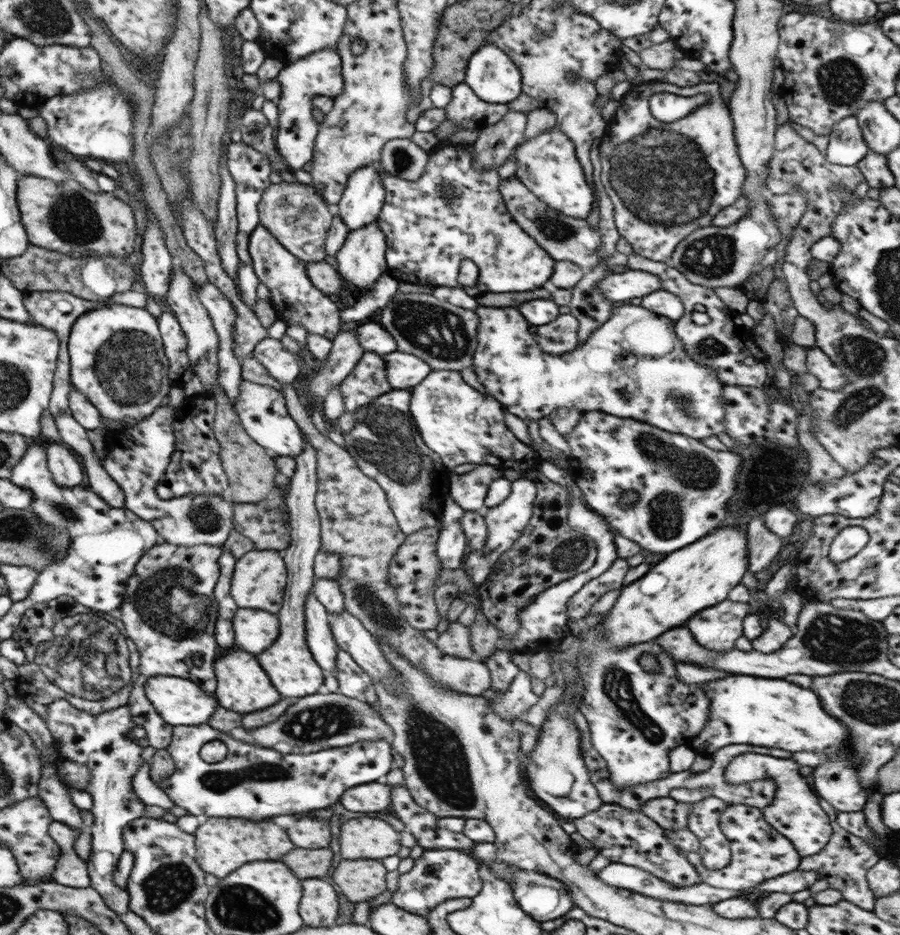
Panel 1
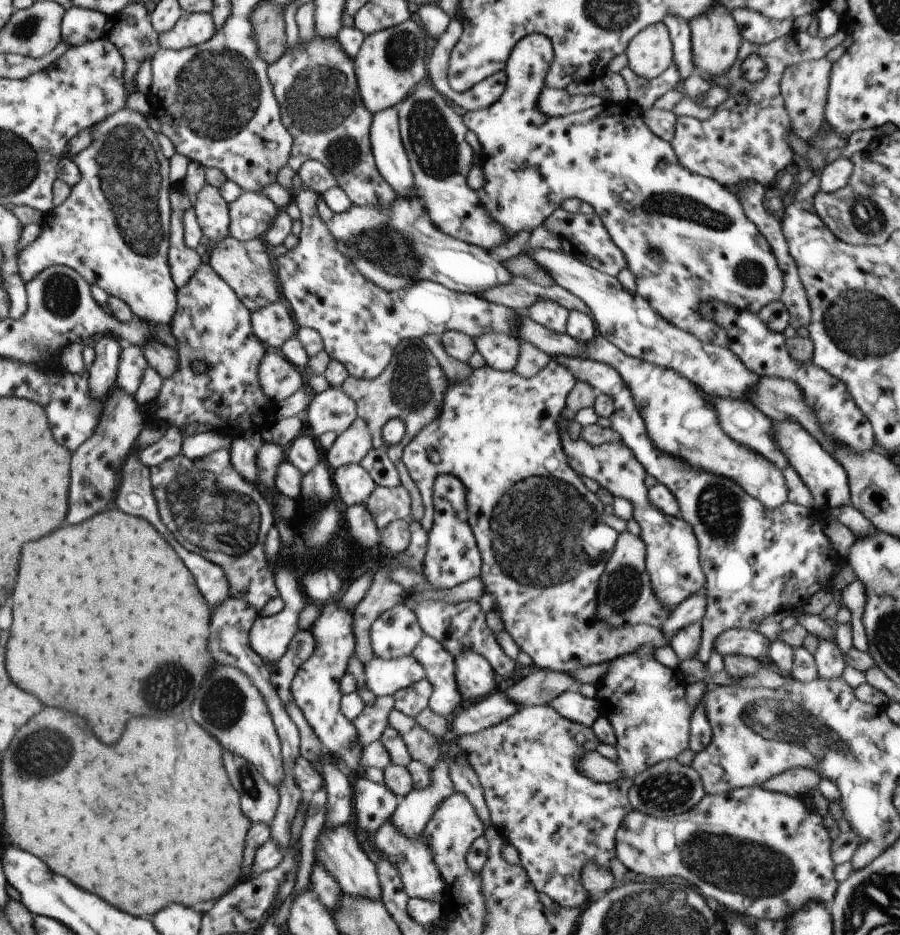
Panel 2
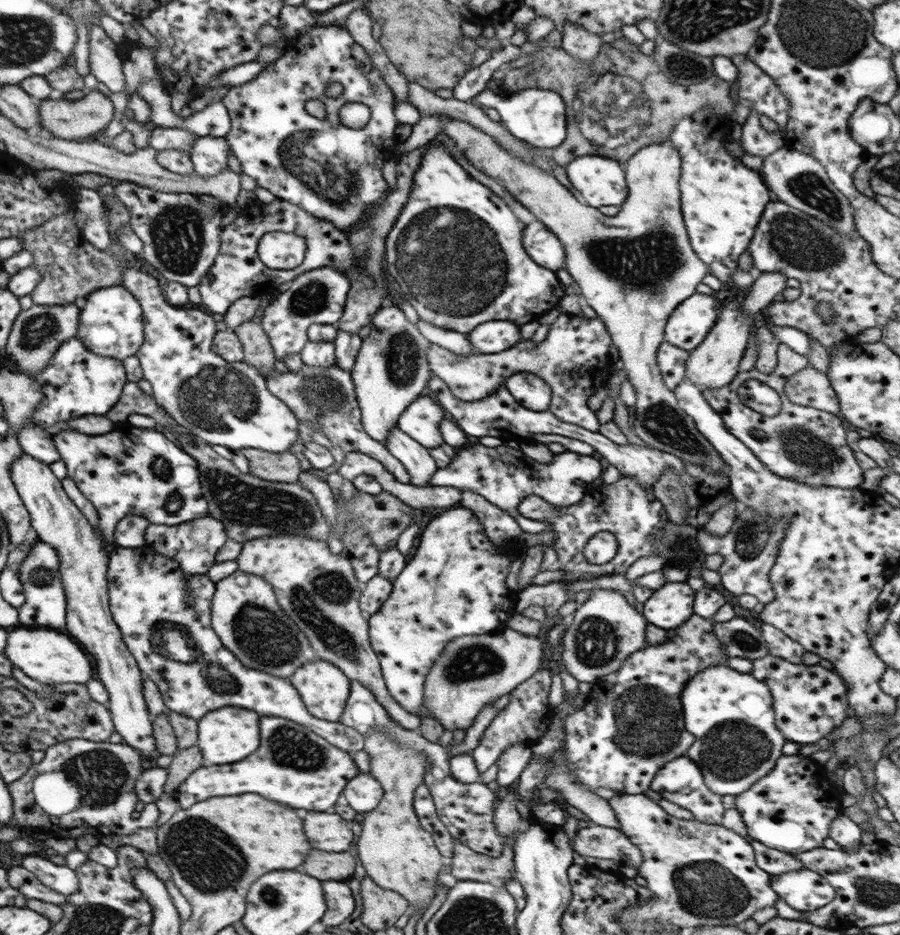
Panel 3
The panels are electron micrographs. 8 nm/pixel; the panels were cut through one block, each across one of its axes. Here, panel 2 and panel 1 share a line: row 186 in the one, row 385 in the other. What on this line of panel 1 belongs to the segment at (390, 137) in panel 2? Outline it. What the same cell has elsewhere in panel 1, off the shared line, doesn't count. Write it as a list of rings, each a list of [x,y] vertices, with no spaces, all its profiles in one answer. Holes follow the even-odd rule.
[[[394,351],[381,356],[385,362],[385,375],[387,384],[391,390],[407,390],[410,392],[413,386],[432,372],[427,364],[421,362],[417,356],[405,352]]]

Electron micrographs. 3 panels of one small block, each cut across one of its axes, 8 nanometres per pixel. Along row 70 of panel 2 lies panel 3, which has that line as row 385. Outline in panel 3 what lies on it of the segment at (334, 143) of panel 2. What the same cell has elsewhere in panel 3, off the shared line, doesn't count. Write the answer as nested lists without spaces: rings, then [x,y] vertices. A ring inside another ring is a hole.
[[[336,364],[329,368],[311,368],[302,365],[297,372],[276,372],[267,375],[266,388],[282,404],[289,407],[294,418],[298,421],[297,432],[299,441],[290,446],[289,452],[293,453],[299,461],[300,472],[311,473],[317,480],[323,479],[330,472],[335,472],[340,461],[348,452],[366,454],[380,462],[382,467],[395,477],[397,482],[407,484],[410,476],[404,469],[402,462],[395,458],[384,444],[373,440],[363,432],[359,405],[355,400],[354,385],[350,372],[339,368]],[[316,442],[326,448],[334,458],[330,466],[322,470],[314,469],[303,456],[303,443]]]

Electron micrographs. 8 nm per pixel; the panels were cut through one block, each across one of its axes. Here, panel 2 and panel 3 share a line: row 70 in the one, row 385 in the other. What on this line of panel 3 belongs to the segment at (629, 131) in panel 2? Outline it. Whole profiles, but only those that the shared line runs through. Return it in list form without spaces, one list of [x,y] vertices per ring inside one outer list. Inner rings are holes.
[[[517,372],[505,380],[504,388],[524,409],[534,412],[547,411],[551,392],[541,378],[528,372]]]

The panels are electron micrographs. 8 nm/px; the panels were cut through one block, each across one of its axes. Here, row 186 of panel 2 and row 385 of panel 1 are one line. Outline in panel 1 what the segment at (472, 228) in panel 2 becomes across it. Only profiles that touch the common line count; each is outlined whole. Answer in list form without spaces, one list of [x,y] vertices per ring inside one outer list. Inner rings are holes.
[[[432,370],[409,392],[409,416],[425,446],[439,455],[448,470],[458,464],[477,464],[490,465],[498,471],[513,470],[521,476],[530,472],[540,476],[538,452],[522,436],[507,429],[503,424],[505,411],[502,403],[467,386],[453,370]]]

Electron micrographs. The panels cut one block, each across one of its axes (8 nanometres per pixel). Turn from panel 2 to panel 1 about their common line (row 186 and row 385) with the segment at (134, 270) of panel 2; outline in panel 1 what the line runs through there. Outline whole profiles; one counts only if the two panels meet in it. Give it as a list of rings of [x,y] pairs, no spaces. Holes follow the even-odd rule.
[[[111,304],[76,319],[66,352],[69,381],[109,422],[131,425],[152,415],[169,390],[168,358],[163,356],[155,318],[129,305]]]

